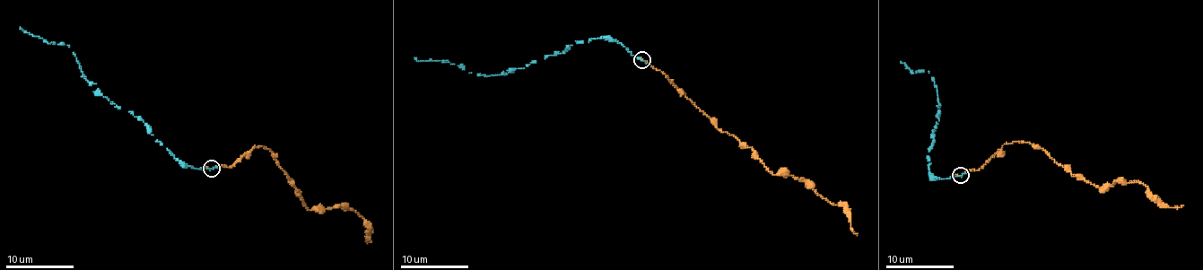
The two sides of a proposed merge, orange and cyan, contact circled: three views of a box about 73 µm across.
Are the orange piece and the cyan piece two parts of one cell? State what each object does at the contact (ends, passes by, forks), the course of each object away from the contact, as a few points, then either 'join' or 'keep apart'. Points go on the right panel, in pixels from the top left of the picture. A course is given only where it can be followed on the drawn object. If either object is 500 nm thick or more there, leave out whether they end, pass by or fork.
orange passes by; cyan ends there; orange runs (960, 175), (977, 169), (1004, 143), (1023, 141), (1104, 190), (1115, 182), (1139, 181), (1164, 205), (1183, 205); cyan runs (960, 176), (941, 178), (930, 176), (928, 158), (939, 105), (934, 79), (928, 71), (913, 73), (901, 61); join

